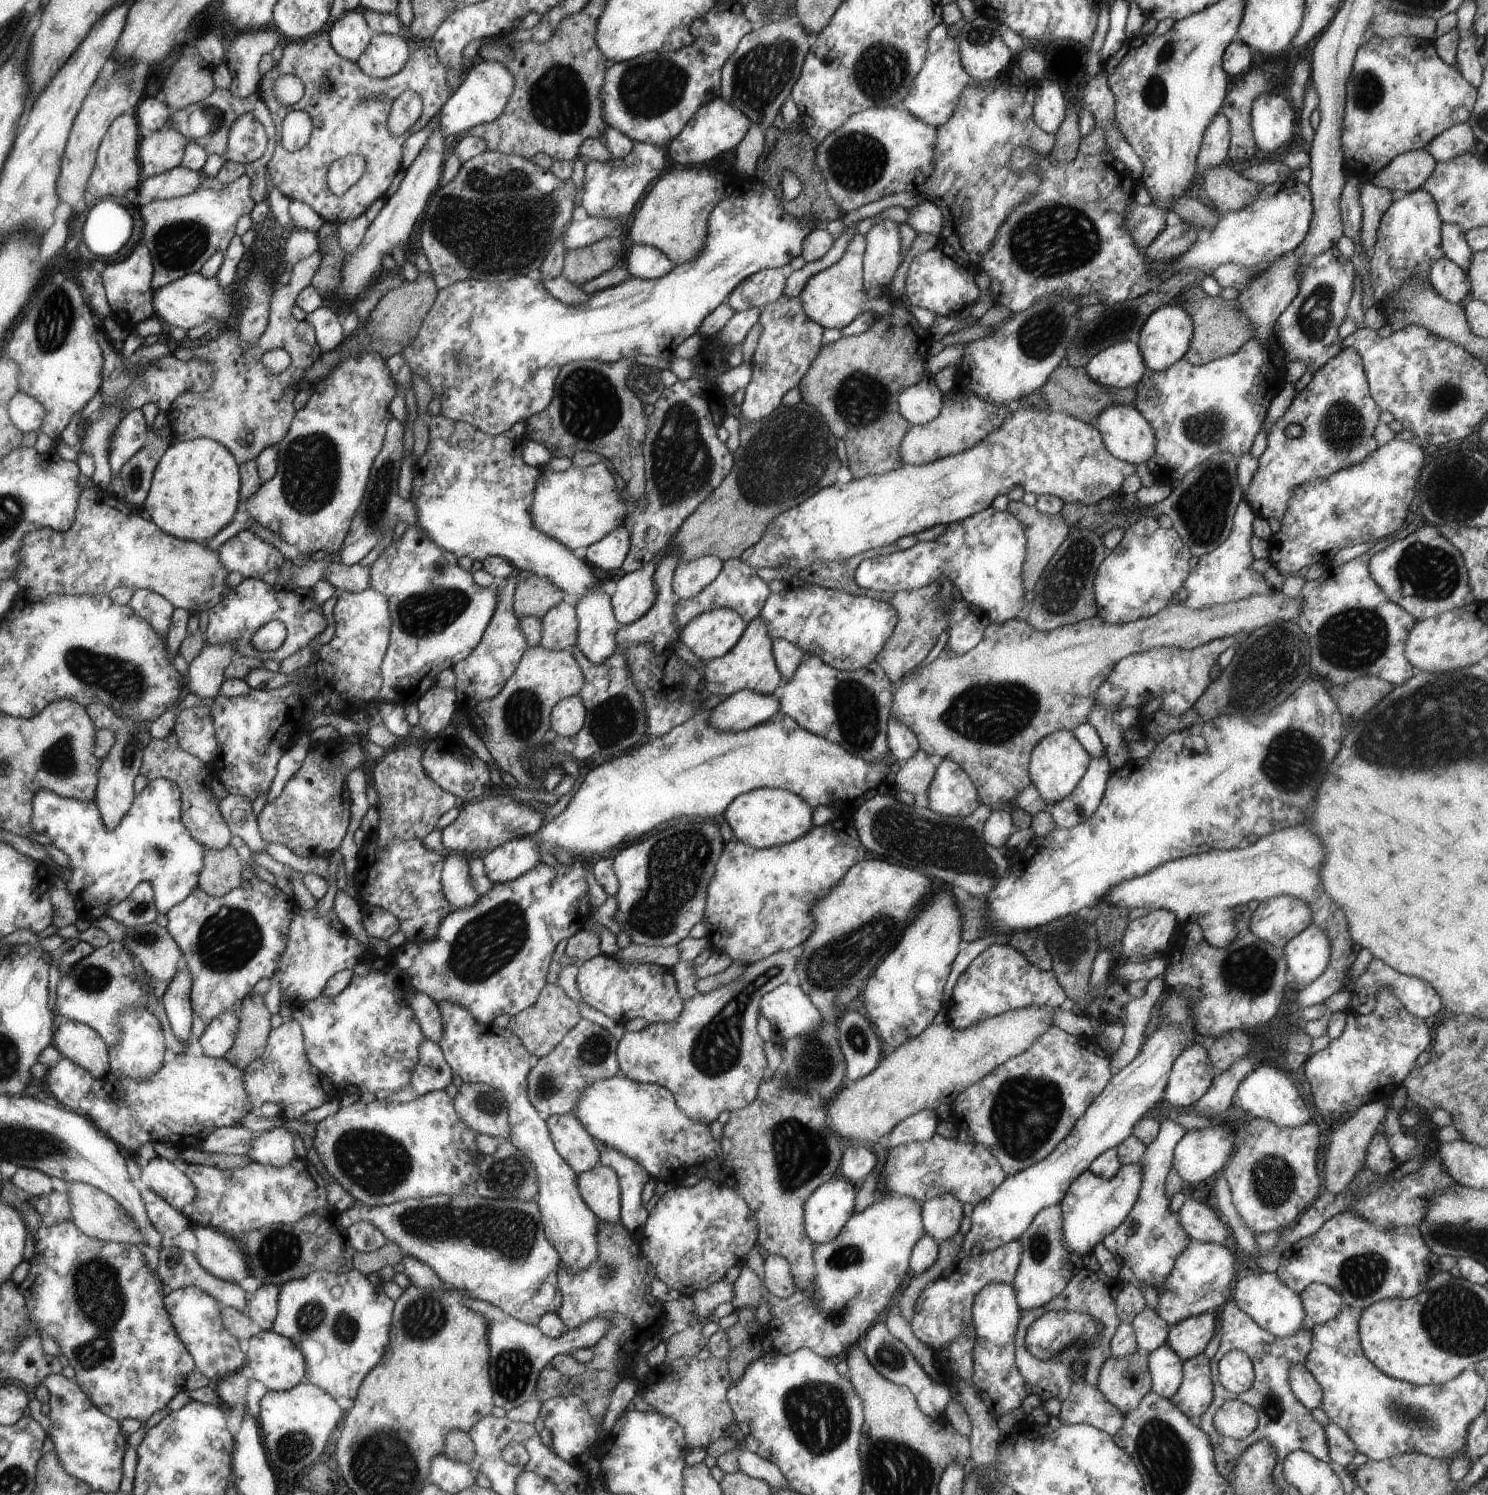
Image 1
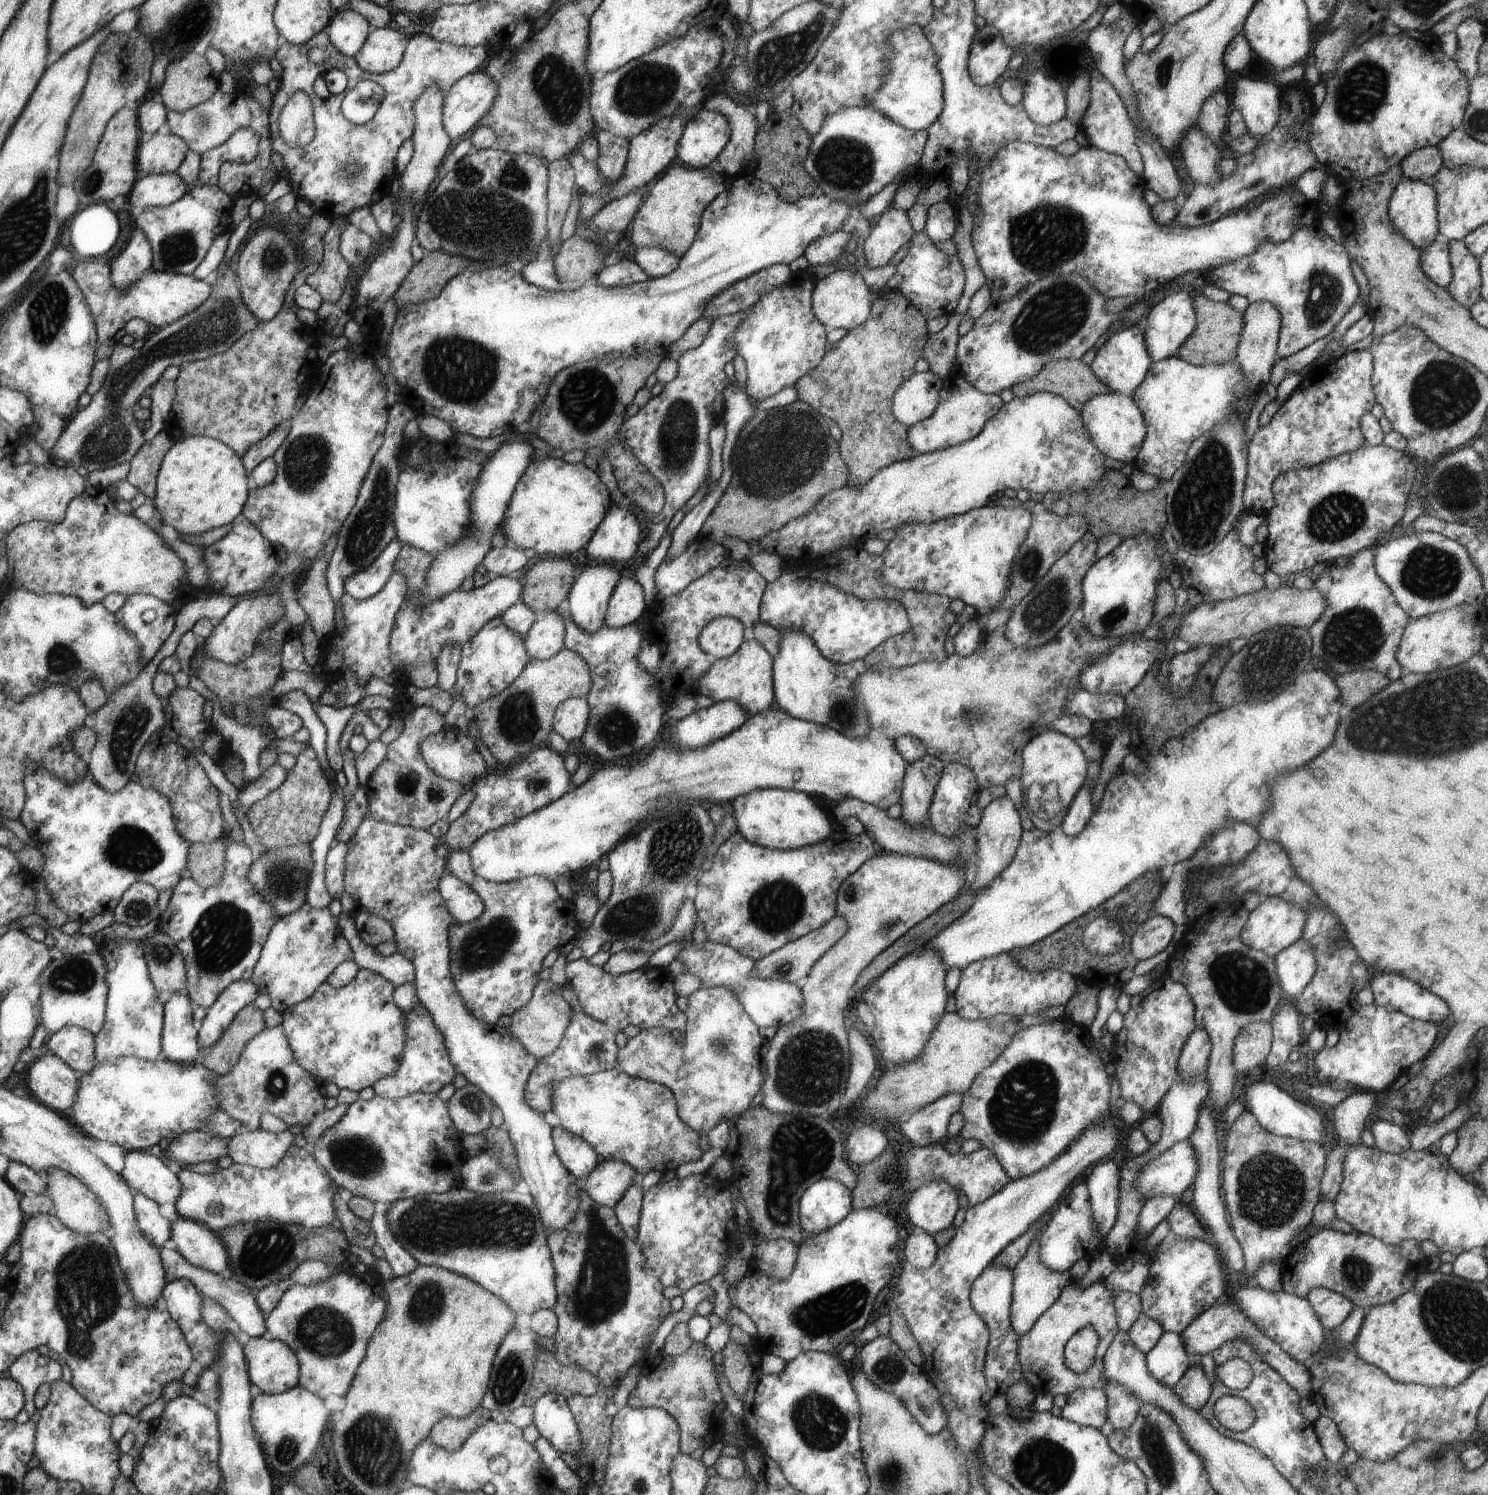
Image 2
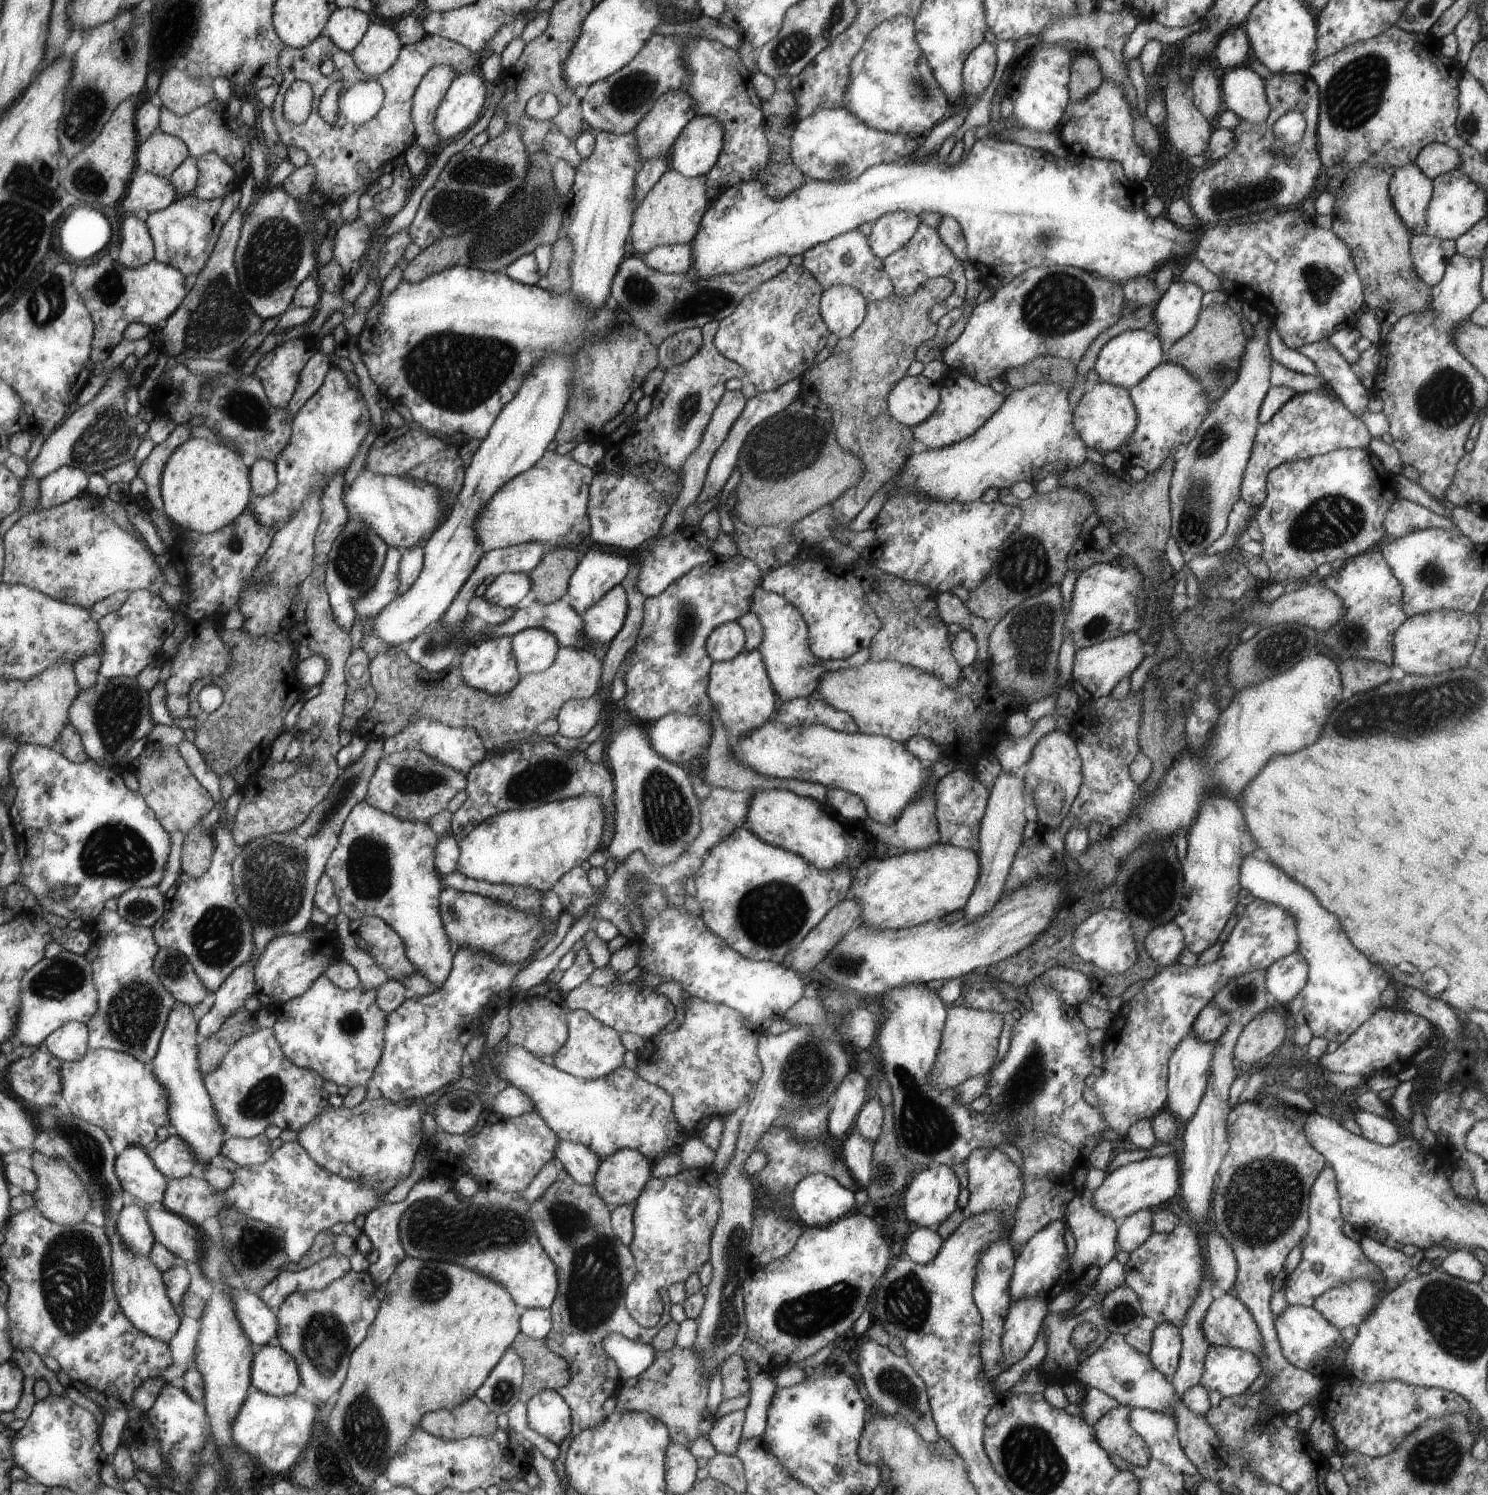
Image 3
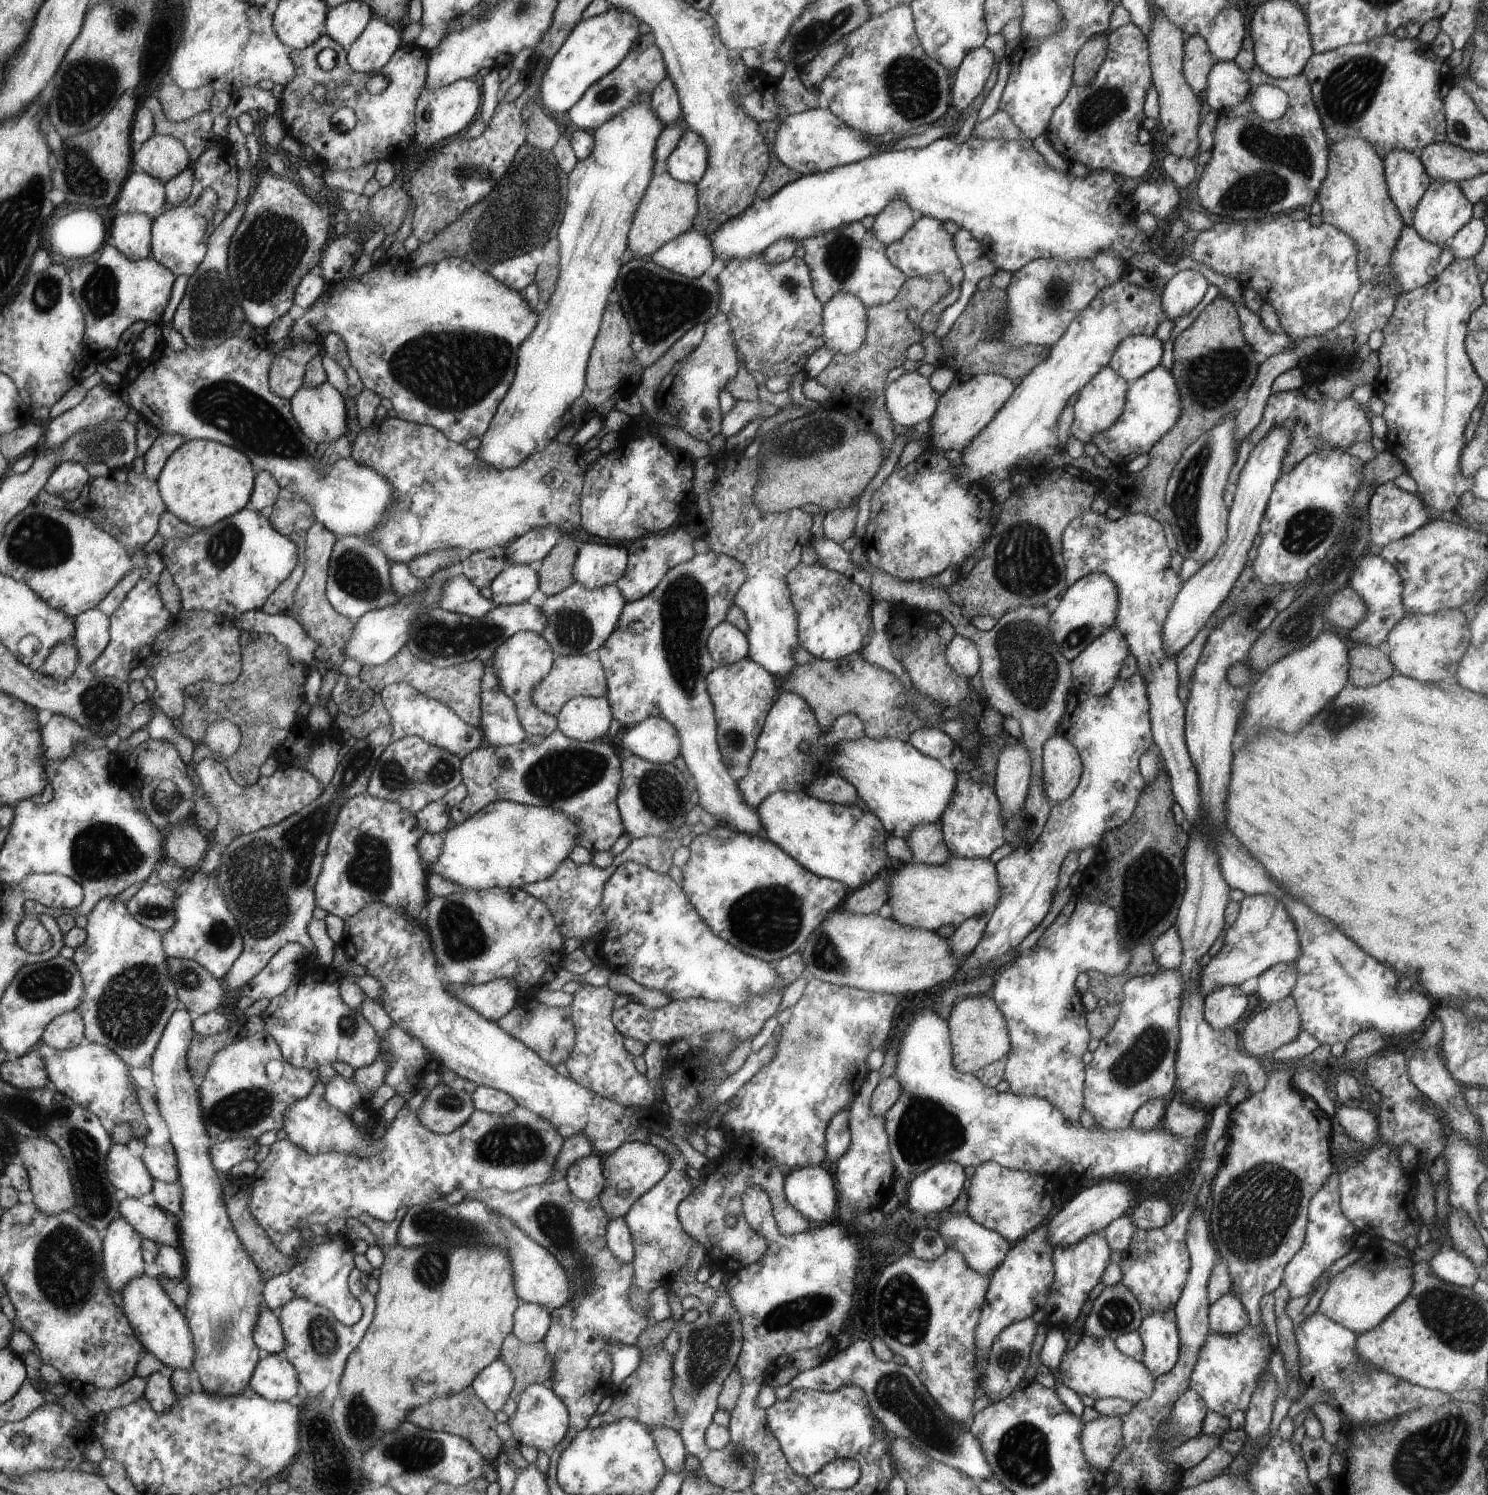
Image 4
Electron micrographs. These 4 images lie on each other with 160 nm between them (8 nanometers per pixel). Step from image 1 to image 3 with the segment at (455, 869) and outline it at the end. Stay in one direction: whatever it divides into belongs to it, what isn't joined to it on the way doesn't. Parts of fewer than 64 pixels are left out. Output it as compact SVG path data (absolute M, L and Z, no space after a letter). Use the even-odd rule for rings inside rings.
M450 887L444 888L440 900L443 924L451 938L453 948L470 945L492 953L499 961L510 964L530 960L536 952L536 944L540 942L540 936L544 936L546 932L548 934L556 932L563 904L560 896L552 890L542 892L540 914L522 912L500 901Z

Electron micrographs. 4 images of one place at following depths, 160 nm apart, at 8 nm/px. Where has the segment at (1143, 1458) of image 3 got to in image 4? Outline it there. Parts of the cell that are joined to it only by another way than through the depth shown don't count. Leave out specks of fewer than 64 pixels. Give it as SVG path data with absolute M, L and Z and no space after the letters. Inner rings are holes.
M1100 1416L1083 1423L1081 1441L1088 1462L1099 1471L1107 1473L1112 1461L1120 1454L1125 1440L1121 1417Z

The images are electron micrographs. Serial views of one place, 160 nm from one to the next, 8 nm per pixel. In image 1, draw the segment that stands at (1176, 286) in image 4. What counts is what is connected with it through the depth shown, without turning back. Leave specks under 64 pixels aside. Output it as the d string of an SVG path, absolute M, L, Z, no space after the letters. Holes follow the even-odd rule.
M1175 301L1161 306L1153 312L1139 330L1136 343L1144 359L1146 368L1154 372L1164 372L1178 362L1188 352L1193 337L1193 320L1190 315Z

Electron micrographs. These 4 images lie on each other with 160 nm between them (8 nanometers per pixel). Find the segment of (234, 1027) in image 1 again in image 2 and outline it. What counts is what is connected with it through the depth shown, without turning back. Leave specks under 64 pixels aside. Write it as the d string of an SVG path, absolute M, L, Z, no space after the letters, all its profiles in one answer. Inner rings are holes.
M236 981L220 994L216 1002L208 1008L201 1022L199 1032L200 1048L214 1047L231 1026L236 1015L244 1007L252 1004L259 995L260 988L252 981Z

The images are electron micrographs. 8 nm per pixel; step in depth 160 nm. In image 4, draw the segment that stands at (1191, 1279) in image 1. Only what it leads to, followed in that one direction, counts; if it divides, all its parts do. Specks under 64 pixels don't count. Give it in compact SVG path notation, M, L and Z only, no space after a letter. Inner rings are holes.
M1182 1202L1166 1226L1151 1231L1136 1229L1128 1252L1118 1263L1122 1269L1121 1283L1136 1297L1144 1316L1168 1311L1179 1301L1191 1265L1185 1241L1191 1212L1192 1207Z

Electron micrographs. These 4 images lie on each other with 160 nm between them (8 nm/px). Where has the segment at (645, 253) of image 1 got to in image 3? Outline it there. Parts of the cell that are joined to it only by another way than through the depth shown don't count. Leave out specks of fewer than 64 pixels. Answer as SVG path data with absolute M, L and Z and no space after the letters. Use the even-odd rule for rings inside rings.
M660 245L641 257L649 269L669 275L688 274L694 264L694 249L691 245Z

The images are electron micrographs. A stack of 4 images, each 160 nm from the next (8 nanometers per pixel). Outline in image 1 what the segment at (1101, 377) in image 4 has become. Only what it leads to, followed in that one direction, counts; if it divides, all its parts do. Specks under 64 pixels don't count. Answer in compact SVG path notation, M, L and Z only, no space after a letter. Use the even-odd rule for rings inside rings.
M1110 405L1101 412L1094 425L1102 435L1106 450L1117 459L1134 463L1135 465L1148 462L1156 454L1156 435L1151 424L1136 410L1136 407Z

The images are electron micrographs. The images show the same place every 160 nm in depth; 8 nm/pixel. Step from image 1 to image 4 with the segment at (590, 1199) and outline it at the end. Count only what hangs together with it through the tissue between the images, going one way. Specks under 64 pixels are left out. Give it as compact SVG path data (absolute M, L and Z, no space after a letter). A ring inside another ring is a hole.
M631 1141L624 1143L618 1151L614 1151L604 1162L603 1175L606 1180L603 1191L597 1199L603 1205L610 1220L623 1217L631 1210L640 1196L650 1191L671 1170L672 1160L650 1143Z

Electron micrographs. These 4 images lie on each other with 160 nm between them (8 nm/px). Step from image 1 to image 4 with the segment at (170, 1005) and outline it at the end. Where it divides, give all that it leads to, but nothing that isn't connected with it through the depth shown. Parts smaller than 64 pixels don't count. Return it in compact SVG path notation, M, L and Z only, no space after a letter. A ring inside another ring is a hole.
M179 1008L172 1014L170 1022L160 1039L159 1047L155 1048L151 1060L152 1080L156 1087L154 1096L156 1106L162 1120L166 1122L170 1132L170 1142L175 1148L179 1168L178 1183L184 1188L183 1215L178 1219L180 1224L181 1243L179 1250L185 1260L185 1276L189 1284L189 1297L183 1312L190 1322L190 1329L195 1341L194 1370L198 1372L203 1390L219 1397L239 1395L251 1380L255 1368L262 1358L263 1351L254 1341L255 1324L259 1319L260 1300L256 1298L256 1288L263 1279L258 1266L248 1256L242 1241L227 1213L226 1201L223 1197L223 1185L220 1172L211 1159L212 1136L205 1119L205 1110L201 1105L201 1094L192 1080L192 1072L188 1064L190 1040L194 1036L193 1022L188 1010Z

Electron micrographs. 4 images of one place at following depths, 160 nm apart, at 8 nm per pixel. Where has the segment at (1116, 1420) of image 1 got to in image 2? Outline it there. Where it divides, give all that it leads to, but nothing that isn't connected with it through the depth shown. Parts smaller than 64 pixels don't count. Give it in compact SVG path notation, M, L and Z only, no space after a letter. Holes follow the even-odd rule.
M1085 1326L1072 1338L1068 1339L1064 1347L1064 1362L1077 1370L1084 1369L1094 1362L1098 1335L1091 1326ZM1076 1388L1068 1395L1061 1417L1080 1426L1102 1428L1109 1421L1106 1393L1103 1389Z

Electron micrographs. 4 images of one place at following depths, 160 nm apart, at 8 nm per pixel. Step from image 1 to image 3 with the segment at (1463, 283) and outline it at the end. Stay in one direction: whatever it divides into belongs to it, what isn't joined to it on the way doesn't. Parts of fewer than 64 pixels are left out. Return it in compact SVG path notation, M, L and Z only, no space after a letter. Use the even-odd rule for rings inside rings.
M1423 234L1411 236L1410 256L1414 272L1430 287L1440 283L1454 254L1457 250L1452 240L1438 240Z

